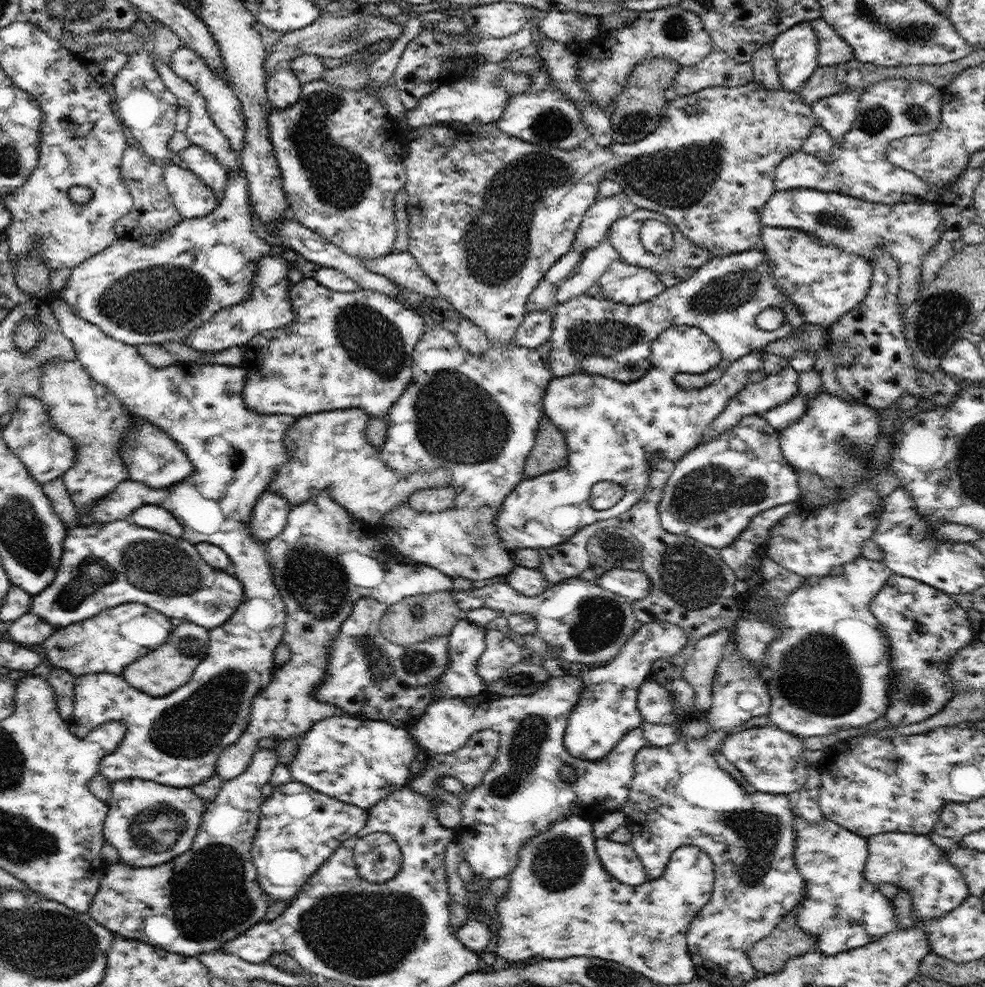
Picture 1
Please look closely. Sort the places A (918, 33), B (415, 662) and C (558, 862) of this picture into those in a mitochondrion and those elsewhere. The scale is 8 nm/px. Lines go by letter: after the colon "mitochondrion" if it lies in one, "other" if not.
A: mitochondrion
B: mitochondrion
C: mitochondrion

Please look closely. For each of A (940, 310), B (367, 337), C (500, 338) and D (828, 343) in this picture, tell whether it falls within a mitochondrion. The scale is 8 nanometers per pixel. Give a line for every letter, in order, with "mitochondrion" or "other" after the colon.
A: mitochondrion
B: mitochondrion
C: other
D: other

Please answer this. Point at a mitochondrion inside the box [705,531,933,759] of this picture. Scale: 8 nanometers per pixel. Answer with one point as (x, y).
(816, 675)

